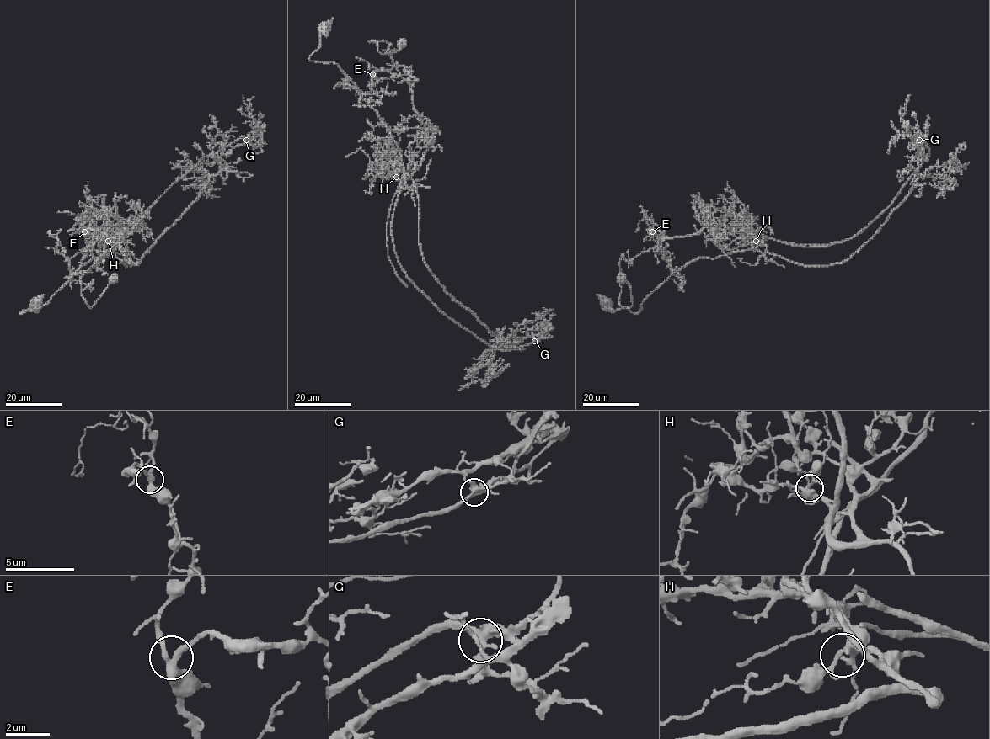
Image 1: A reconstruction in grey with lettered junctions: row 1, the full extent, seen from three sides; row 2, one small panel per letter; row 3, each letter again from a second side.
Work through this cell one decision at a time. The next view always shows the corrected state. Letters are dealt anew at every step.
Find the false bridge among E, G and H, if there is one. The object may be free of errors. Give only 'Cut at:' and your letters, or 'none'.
Cut at: G

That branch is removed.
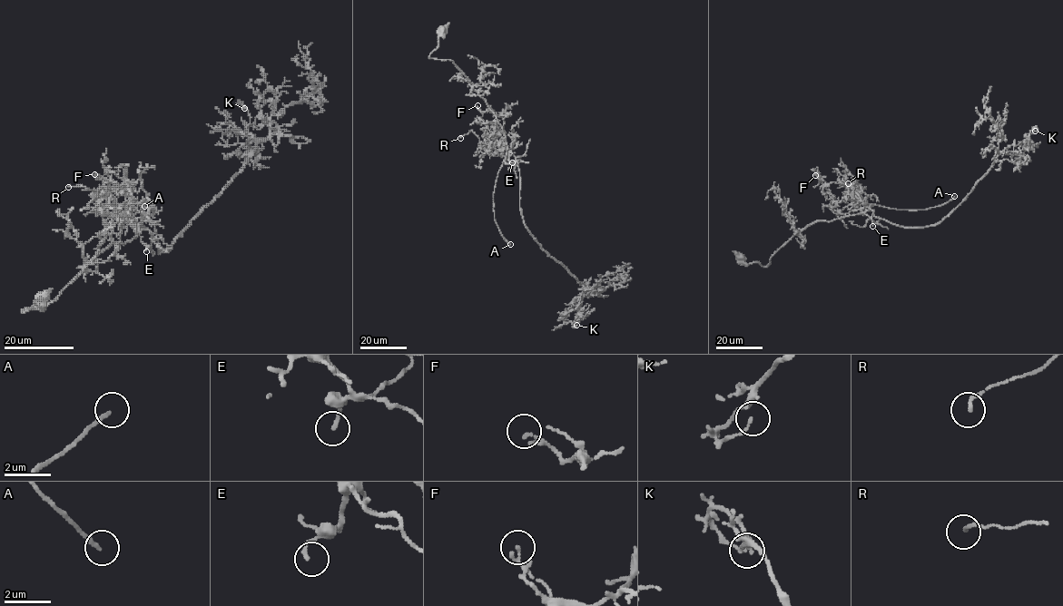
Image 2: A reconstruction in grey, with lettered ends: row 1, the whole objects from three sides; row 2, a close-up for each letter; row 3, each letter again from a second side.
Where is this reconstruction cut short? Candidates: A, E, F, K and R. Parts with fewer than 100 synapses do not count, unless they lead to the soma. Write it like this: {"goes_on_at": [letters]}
{"goes_on_at": []}

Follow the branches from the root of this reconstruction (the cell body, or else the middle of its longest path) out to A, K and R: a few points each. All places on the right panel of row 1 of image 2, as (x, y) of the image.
A: (739, 258), (745, 264), (765, 267), (811, 224), (864, 212), (869, 210), (866, 203), (921, 210), (954, 196)
K: (739, 258), (765, 267), (811, 224), (869, 210), (903, 227), (934, 226), (999, 154), (1027, 150), (1035, 131)
R: (739, 258), (745, 264), (765, 267), (811, 224), (868, 211), (852, 192), (856, 188), (841, 183), (848, 183)

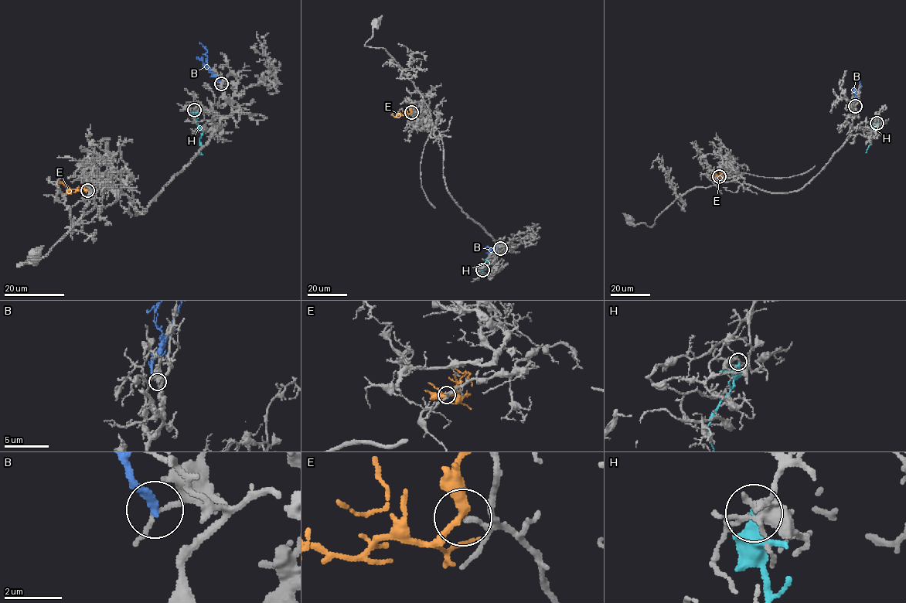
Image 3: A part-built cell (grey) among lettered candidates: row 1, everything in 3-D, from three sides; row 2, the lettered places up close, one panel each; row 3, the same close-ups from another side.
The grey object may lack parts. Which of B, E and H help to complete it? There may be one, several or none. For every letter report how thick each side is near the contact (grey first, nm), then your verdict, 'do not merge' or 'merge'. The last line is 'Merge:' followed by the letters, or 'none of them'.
B: calibres 140 and 240 nm; do not merge
E: calibres 140 and 280 nm; merge
H: calibres 240 and 420 nm; do not merge
Merge: E

